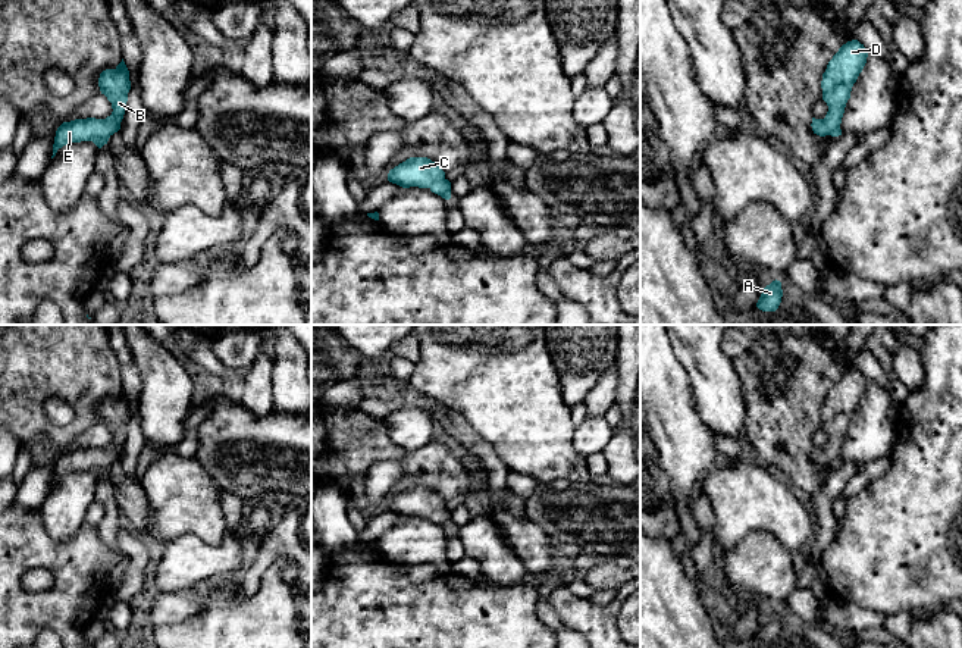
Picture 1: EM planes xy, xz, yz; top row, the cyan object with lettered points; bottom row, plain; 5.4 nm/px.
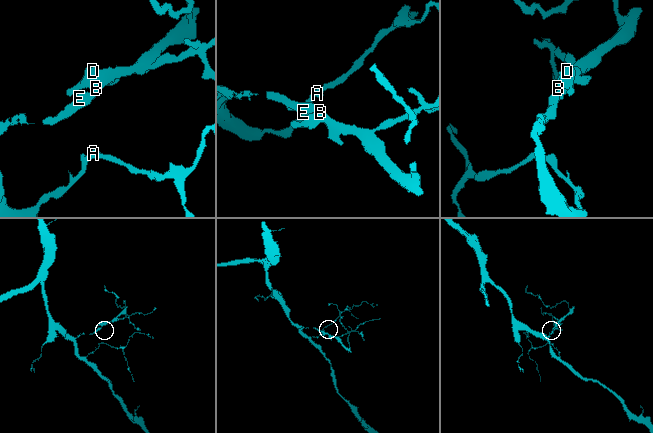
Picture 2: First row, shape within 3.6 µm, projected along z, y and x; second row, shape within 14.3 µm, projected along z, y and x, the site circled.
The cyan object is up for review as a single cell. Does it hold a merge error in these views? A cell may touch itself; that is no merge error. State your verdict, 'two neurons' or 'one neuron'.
one neuron

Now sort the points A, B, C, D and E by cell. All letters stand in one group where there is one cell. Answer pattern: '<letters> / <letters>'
A B C D E

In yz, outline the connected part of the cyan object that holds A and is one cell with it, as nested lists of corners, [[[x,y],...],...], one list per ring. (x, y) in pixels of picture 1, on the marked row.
[[[775,279],[764,288],[756,307],[762,312],[775,312],[781,303],[781,297],[781,282]]]

